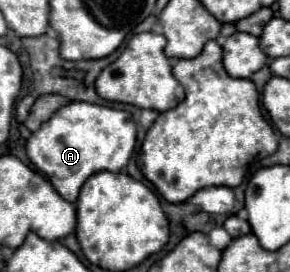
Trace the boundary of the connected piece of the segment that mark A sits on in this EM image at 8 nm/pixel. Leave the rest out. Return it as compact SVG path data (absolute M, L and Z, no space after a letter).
M69 101L31 133L25 151L29 161L45 173L55 191L65 201L75 203L79 189L89 175L97 171L123 171L133 155L135 143L137 131L131 113L85 101Z

